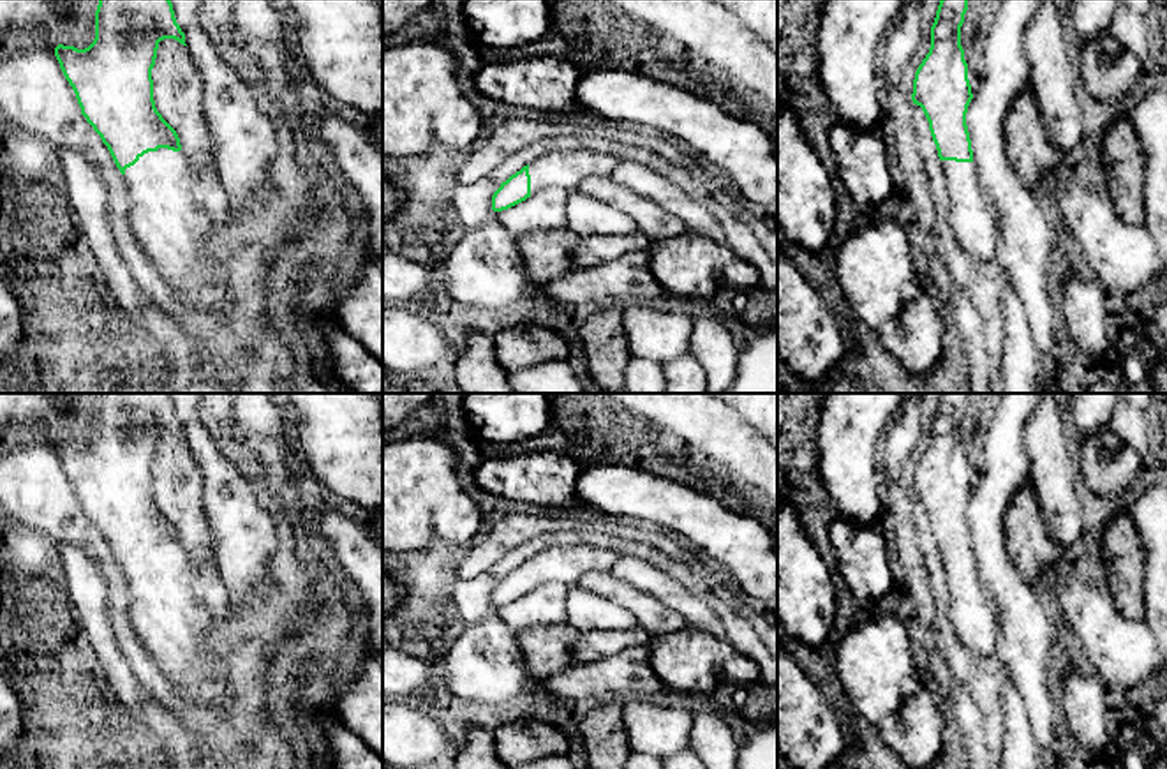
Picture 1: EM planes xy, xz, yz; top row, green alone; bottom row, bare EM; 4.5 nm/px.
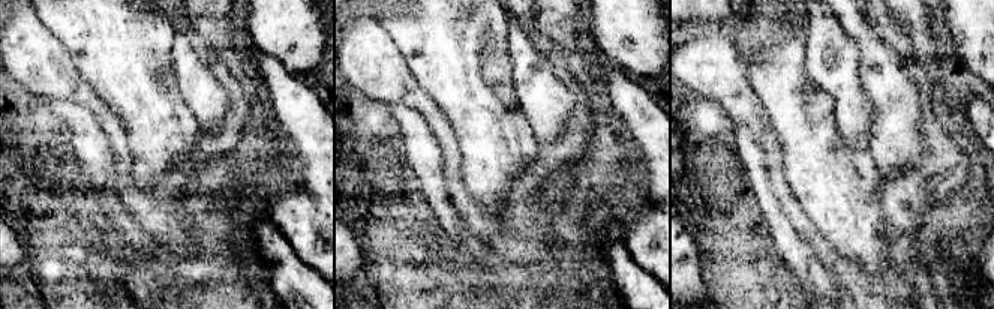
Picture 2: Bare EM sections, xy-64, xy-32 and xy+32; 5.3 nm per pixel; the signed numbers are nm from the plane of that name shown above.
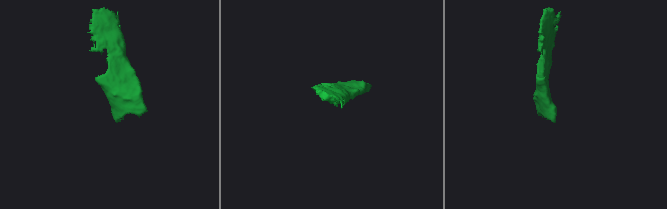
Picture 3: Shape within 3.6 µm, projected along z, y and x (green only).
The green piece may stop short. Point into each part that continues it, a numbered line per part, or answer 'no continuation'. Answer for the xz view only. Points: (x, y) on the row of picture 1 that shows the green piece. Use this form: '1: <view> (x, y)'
1: xz (559, 168)

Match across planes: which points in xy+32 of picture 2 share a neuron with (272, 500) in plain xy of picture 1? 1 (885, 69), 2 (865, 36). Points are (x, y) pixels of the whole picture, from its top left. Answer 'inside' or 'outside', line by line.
1: outside
2: outside

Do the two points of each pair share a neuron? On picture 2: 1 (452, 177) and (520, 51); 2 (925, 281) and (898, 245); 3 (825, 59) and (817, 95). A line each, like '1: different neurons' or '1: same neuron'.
1: different neurons
2: same neuron
3: different neurons

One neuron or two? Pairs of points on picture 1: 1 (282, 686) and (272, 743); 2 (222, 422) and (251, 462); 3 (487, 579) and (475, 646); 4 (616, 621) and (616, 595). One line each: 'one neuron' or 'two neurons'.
1: two neurons
2: one neuron
3: two neurons
4: two neurons

